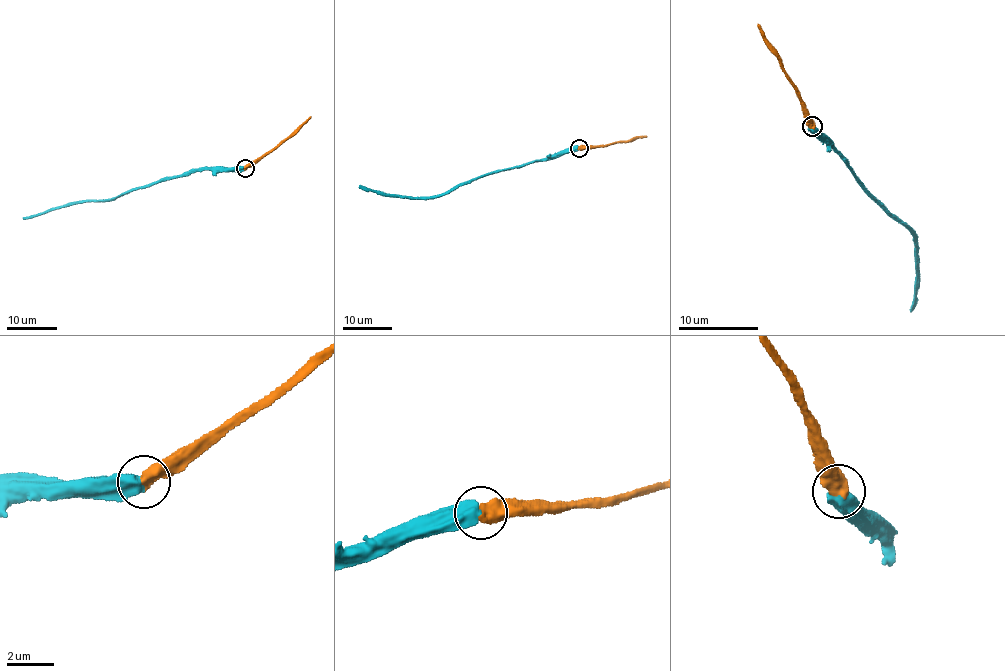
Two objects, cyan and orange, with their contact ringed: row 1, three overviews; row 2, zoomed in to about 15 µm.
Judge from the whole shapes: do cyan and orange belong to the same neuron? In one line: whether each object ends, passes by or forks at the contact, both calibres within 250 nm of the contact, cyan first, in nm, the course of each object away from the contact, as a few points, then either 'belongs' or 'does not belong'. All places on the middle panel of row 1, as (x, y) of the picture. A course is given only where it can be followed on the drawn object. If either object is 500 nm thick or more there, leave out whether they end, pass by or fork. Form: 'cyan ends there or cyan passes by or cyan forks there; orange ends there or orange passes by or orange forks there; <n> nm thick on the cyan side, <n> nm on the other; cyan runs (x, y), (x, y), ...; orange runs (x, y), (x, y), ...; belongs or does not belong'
650 nm thick on the cyan side, 650 nm on the other; cyan runs (578, 148), (567, 148), (547, 158), (491, 172), (428, 197), (386, 195), (364, 190), (359, 185); orange runs (578, 148), (646, 136); belongs

